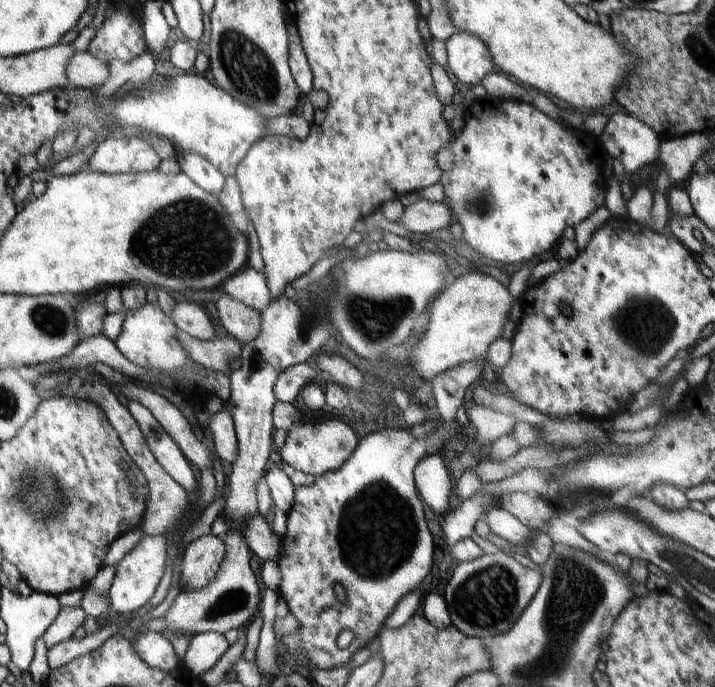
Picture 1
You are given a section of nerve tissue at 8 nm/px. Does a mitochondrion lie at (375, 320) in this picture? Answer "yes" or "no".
yes

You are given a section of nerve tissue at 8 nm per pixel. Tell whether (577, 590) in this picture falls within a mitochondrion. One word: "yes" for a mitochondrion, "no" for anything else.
yes

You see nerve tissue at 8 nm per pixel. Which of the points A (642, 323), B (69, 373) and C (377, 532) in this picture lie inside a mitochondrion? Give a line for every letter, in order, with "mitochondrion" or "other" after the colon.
A: mitochondrion
B: other
C: mitochondrion

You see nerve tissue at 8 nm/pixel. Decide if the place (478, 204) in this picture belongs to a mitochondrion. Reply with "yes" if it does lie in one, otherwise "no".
yes

